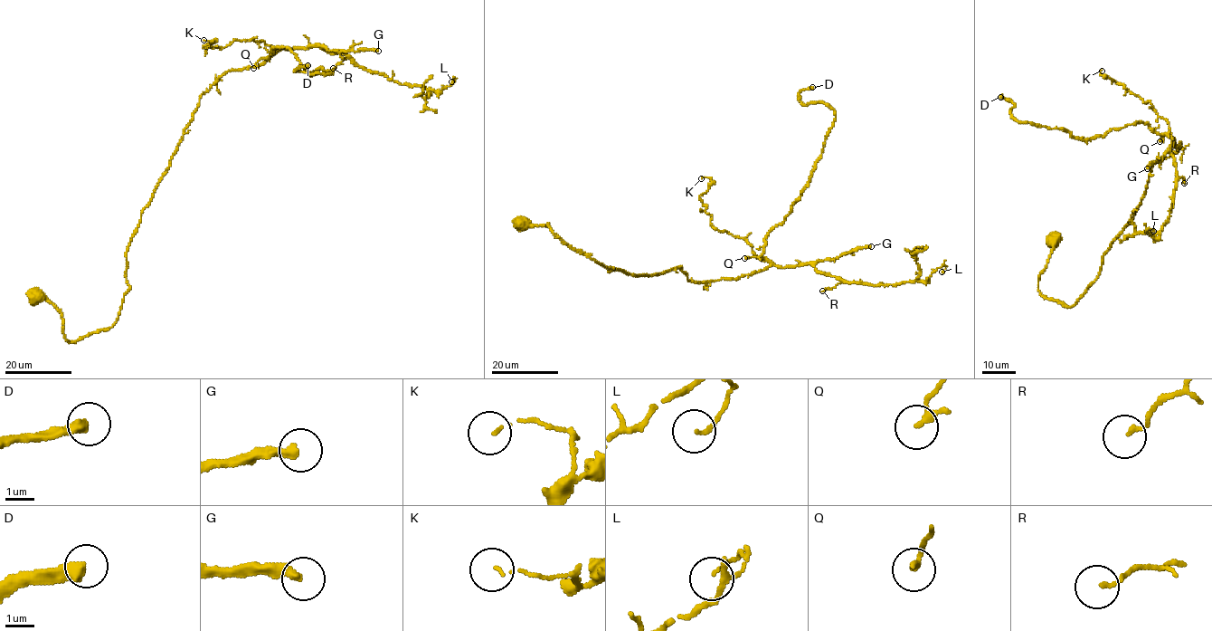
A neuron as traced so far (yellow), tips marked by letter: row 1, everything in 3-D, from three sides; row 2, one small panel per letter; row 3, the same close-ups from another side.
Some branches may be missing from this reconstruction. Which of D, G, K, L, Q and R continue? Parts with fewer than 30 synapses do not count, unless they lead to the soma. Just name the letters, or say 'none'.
D, G

